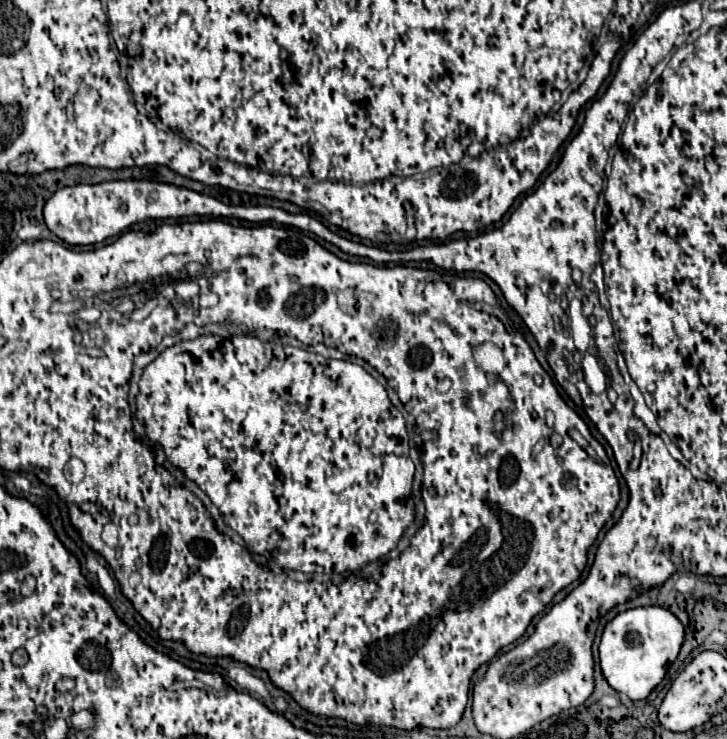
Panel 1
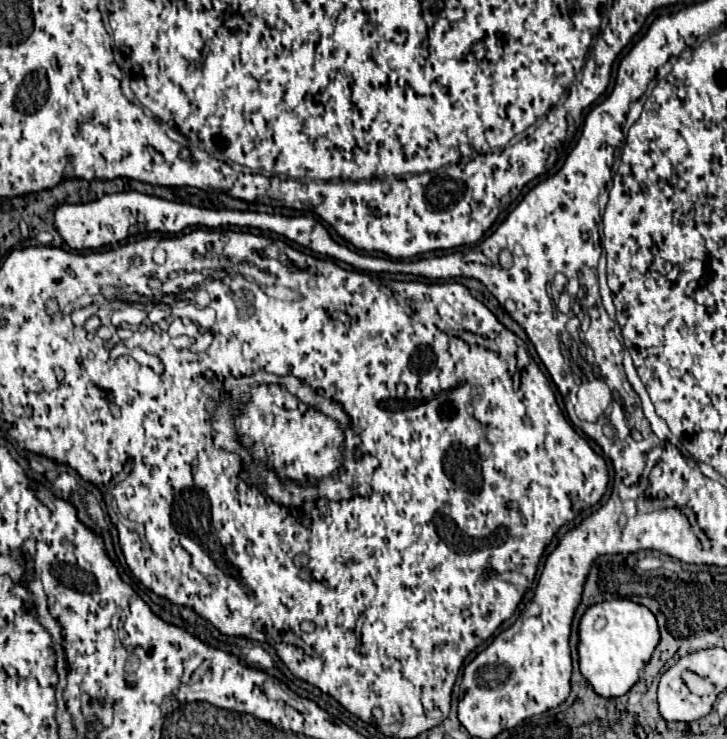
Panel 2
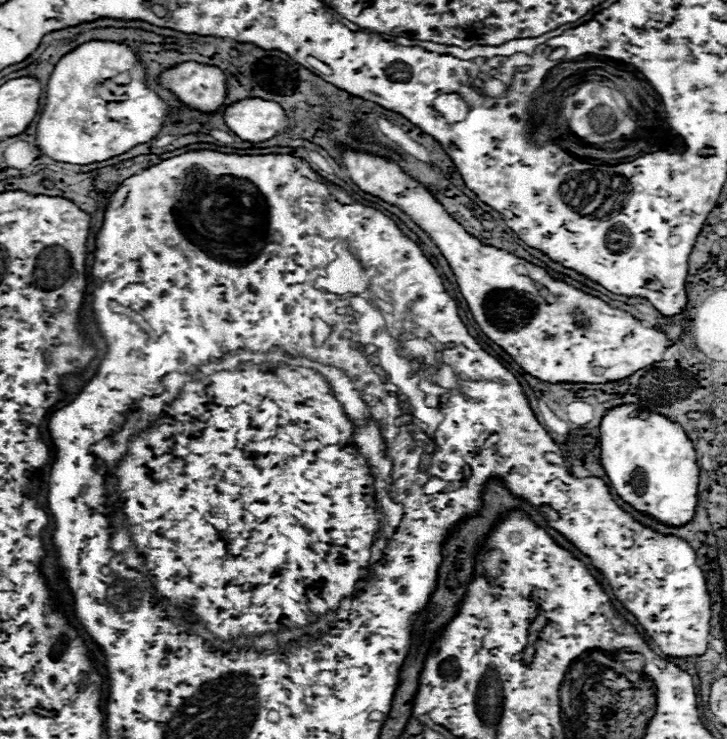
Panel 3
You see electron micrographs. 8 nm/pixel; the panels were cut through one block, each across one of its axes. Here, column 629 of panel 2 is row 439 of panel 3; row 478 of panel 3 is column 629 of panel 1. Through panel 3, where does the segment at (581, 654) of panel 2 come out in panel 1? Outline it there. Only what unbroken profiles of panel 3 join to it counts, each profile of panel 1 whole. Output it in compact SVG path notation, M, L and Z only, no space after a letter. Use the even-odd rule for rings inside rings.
M646 606L620 612L608 622L600 642L600 666L608 684L630 700L644 700L666 676L684 642L682 622L666 608Z

